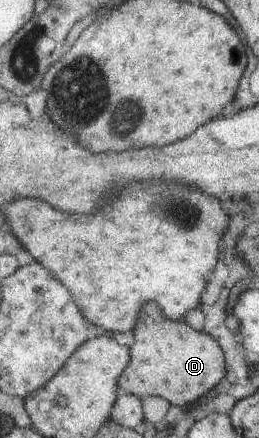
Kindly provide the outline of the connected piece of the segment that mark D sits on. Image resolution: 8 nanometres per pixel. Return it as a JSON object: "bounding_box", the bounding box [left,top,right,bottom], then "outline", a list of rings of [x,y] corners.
{"bounding_box":[120,304,228,406],"outline":[[[147,304],[141,312],[141,320],[135,328],[135,346],[131,348],[133,360],[120,378],[120,388],[137,395],[140,399],[150,396],[166,398],[173,406],[195,404],[201,395],[213,390],[228,372],[224,348],[208,332],[197,332],[187,322],[175,322],[161,314],[157,304]]]}

